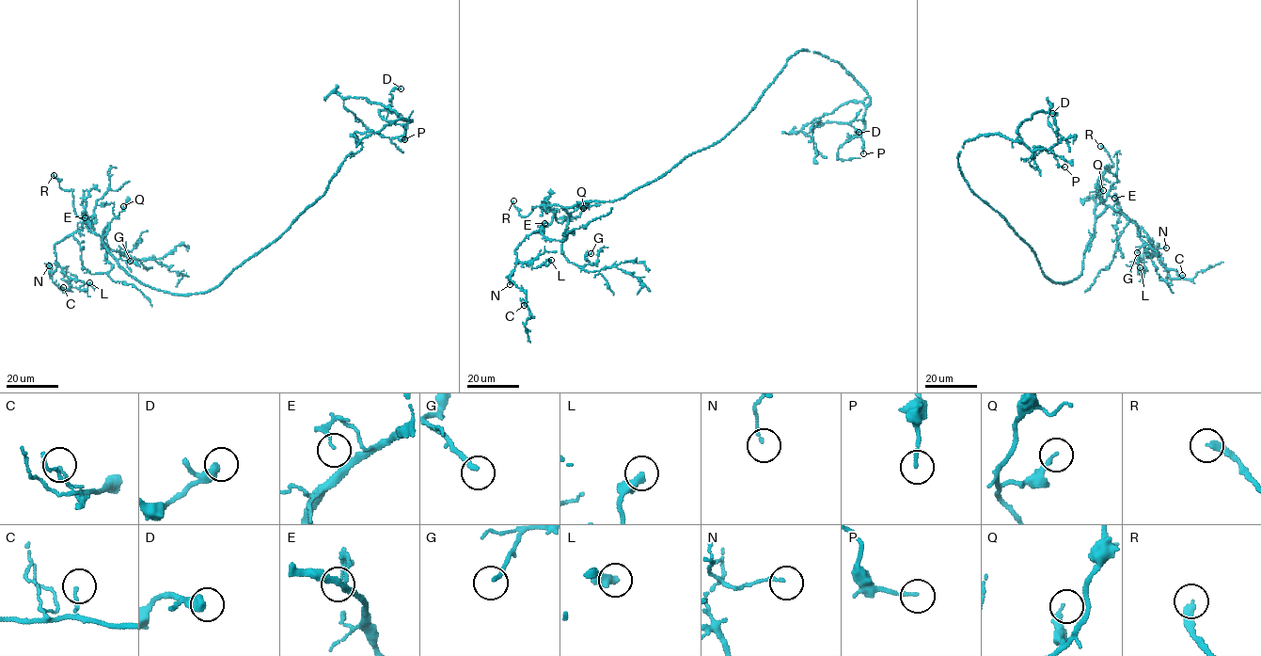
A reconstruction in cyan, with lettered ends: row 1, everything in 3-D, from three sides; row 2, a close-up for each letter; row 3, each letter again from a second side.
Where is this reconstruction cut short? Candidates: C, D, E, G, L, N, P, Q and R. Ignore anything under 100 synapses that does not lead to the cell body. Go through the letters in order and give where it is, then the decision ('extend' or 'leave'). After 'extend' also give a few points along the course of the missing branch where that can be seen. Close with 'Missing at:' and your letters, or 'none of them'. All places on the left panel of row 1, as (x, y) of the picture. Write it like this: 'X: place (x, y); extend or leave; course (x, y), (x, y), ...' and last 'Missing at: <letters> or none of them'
C: place (63, 287); leave
D: place (401, 88); leave
E: place (85, 217); leave
G: place (130, 261); leave
L: place (89, 282); leave
N: place (49, 265); leave
P: place (404, 139); leave
Q: place (123, 206); leave
R: place (54, 175); extend
Missing at: R

